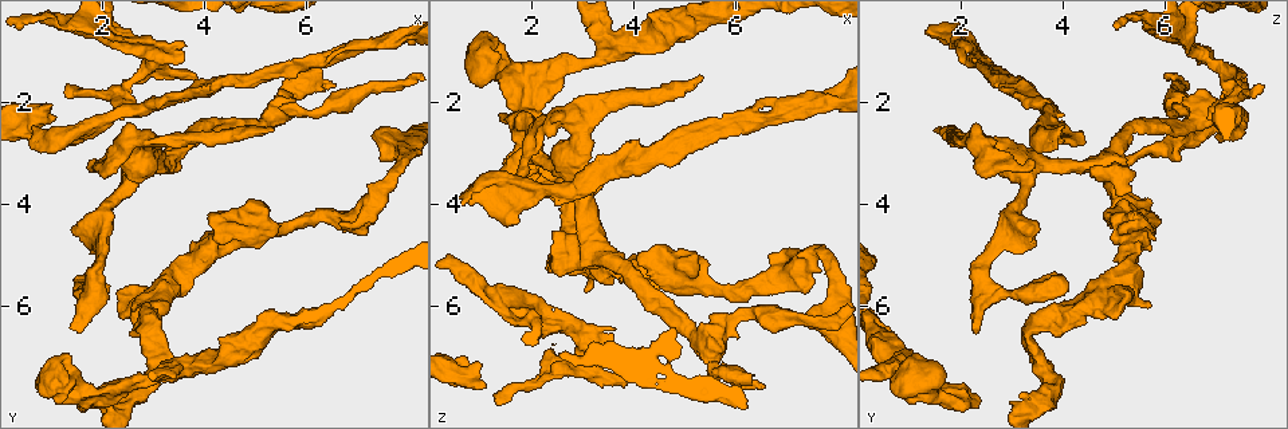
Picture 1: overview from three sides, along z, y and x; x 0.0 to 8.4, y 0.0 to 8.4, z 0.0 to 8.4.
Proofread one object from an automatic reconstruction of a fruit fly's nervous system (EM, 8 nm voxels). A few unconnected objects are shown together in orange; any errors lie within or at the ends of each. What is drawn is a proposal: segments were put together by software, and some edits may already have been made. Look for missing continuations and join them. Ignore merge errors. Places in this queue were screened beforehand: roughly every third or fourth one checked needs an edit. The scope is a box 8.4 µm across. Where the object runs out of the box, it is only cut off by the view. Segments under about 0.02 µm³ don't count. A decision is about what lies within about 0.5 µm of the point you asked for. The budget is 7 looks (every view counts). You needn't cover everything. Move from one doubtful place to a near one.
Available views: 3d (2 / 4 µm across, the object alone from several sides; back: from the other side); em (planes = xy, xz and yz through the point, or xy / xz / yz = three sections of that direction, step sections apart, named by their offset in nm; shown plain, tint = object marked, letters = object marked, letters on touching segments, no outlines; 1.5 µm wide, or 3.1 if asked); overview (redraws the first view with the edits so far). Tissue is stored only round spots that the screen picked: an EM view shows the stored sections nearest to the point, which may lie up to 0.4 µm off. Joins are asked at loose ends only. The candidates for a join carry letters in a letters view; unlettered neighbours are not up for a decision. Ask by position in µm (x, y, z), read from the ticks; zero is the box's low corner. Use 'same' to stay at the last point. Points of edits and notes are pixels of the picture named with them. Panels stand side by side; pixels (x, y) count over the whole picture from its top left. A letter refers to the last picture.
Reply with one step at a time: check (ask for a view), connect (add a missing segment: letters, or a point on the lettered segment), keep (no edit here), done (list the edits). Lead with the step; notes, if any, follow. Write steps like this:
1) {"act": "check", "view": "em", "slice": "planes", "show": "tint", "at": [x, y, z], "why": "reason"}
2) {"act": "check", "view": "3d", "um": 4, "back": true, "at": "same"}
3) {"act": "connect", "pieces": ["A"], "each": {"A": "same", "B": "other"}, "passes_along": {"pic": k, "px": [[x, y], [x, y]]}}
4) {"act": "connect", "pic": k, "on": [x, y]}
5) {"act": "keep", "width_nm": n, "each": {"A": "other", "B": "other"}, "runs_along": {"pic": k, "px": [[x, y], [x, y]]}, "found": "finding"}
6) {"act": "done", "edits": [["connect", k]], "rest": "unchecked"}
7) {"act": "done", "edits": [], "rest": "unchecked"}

{"act": "check", "view": "em", "slice": "xy", "step": 4, "show": "tint", "at": [1.35, 6.35, 2.25], "why": "an open end"}

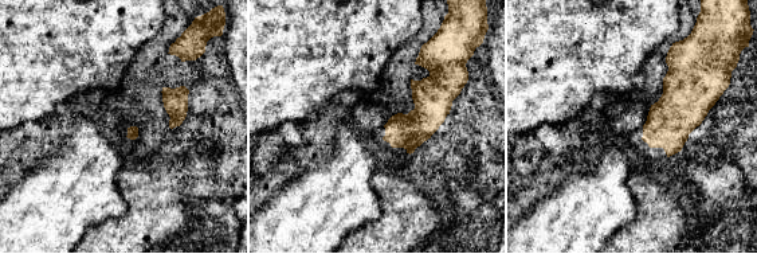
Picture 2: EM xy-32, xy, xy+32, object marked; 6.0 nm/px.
{"act": "check", "view": "em", "slice": "planes", "show": "letters", "at": "same", "why": "cut it another way"}

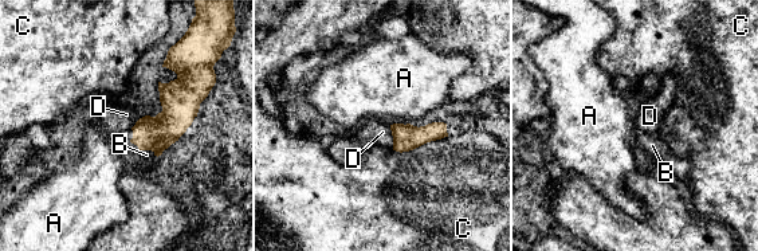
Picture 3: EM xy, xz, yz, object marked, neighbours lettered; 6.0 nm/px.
{"act": "connect", "pieces": ["B"], "width_nm": 160, "each": {"A": "other", "B": "same", "C": "other", "D": "other"}, "passes_along": {"pic": 3, "px": [[157, 133], [137, 145], [146, 155]]}, "found": "the neuron continues"}

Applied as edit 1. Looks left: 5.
{"act": "check", "view": "overview", "why": "redraw"}

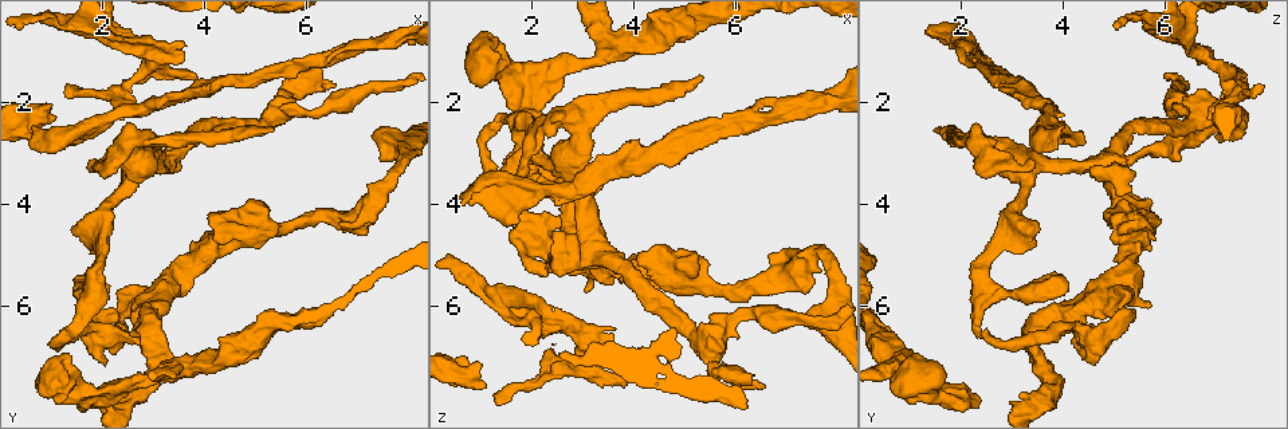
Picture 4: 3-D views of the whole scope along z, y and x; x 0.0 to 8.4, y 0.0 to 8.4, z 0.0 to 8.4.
{"act": "check", "view": "3d", "um": 4, "at": [1.60, 4.45, 3.50], "why": "an open end"}

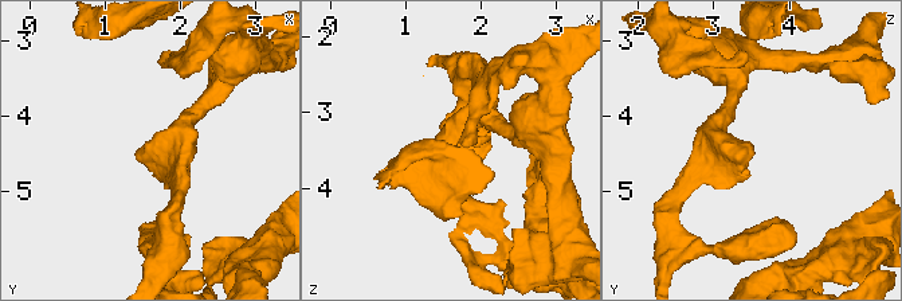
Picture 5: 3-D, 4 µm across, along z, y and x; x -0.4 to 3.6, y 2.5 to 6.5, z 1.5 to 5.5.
{"act": "check", "view": "em", "slice": "xy", "step": 4, "show": "letters", "at": [1.55, 4.45, 3.50]}

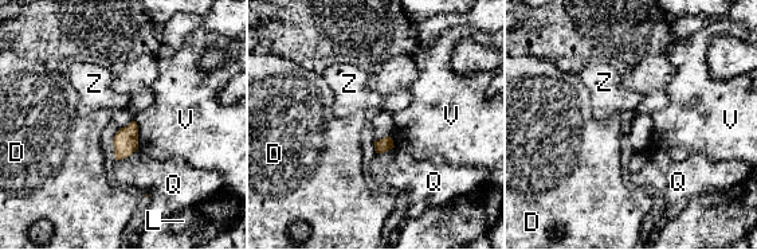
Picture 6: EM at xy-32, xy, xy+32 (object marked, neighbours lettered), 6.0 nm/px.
{"act": "keep", "each": {"D": "other", "L": "other", "Q": "other", "V": "other", "Z": "other"}, "border": {"pic": 6, "px": [[137, 148], [128, 156], [116, 160]]}, "found": "none of them fits"}

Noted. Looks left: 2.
{"act": "check", "view": "3d", "um": 2, "at": [6.60, 1.70, 7.60], "why": "an open end"}

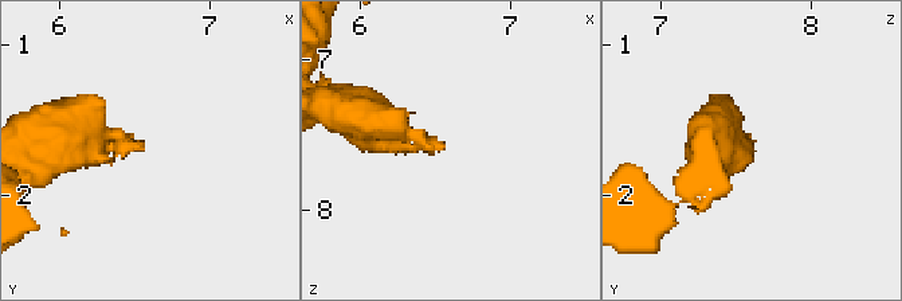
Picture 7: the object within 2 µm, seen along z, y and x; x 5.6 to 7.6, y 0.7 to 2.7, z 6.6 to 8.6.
{"act": "check", "view": "em", "um": 3.1, "slice": "planes", "show": "letters", "at": [6.56, 1.70, 7.54], "why": "now the EM"}

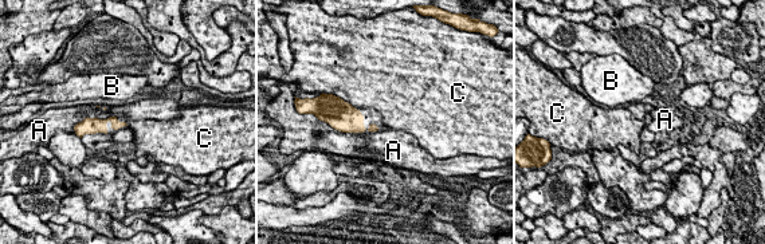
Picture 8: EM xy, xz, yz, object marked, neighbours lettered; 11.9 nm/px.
{"act": "keep", "each": {"A": "other", "B": "other", "C": "other"}, "border": {"pic": 8, "px": [[346, 101], [354, 107]]}, "found": "none of them fits"}

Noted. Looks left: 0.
{"act": "done", "edits": [["connect", 3]], "rest": "unchecked"}

